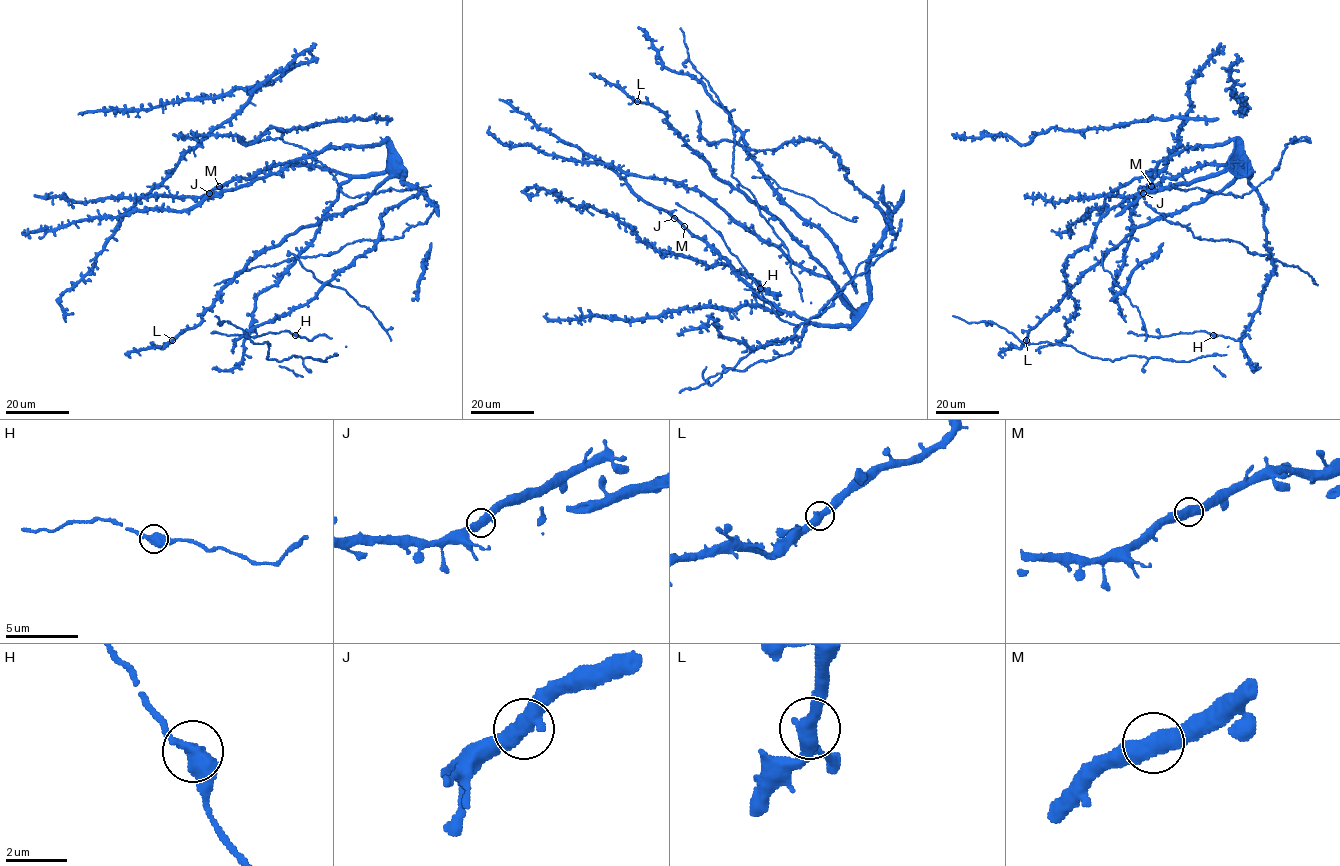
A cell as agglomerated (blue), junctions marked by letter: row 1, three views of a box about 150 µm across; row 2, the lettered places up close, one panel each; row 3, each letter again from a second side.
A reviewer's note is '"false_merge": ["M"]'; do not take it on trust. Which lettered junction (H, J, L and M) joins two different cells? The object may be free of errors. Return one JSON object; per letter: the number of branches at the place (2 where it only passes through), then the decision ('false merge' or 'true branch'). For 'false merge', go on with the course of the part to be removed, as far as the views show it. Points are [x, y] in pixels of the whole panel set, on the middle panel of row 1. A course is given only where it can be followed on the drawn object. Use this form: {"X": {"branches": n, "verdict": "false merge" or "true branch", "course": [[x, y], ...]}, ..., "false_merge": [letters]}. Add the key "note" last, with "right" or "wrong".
{"H": {"branches": 2, "verdict": "true branch"}, "J": {"branches": 2, "verdict": "true branch"}, "L": {"branches": 2, "verdict": "true branch"}, "M": {"branches": 2, "verdict": "true branch"}, "false_merge": [], "note": "wrong"}

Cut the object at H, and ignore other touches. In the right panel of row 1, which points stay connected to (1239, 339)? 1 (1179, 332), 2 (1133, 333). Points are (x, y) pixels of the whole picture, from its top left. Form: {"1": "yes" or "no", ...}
{"1": "no", "2": "no"}

